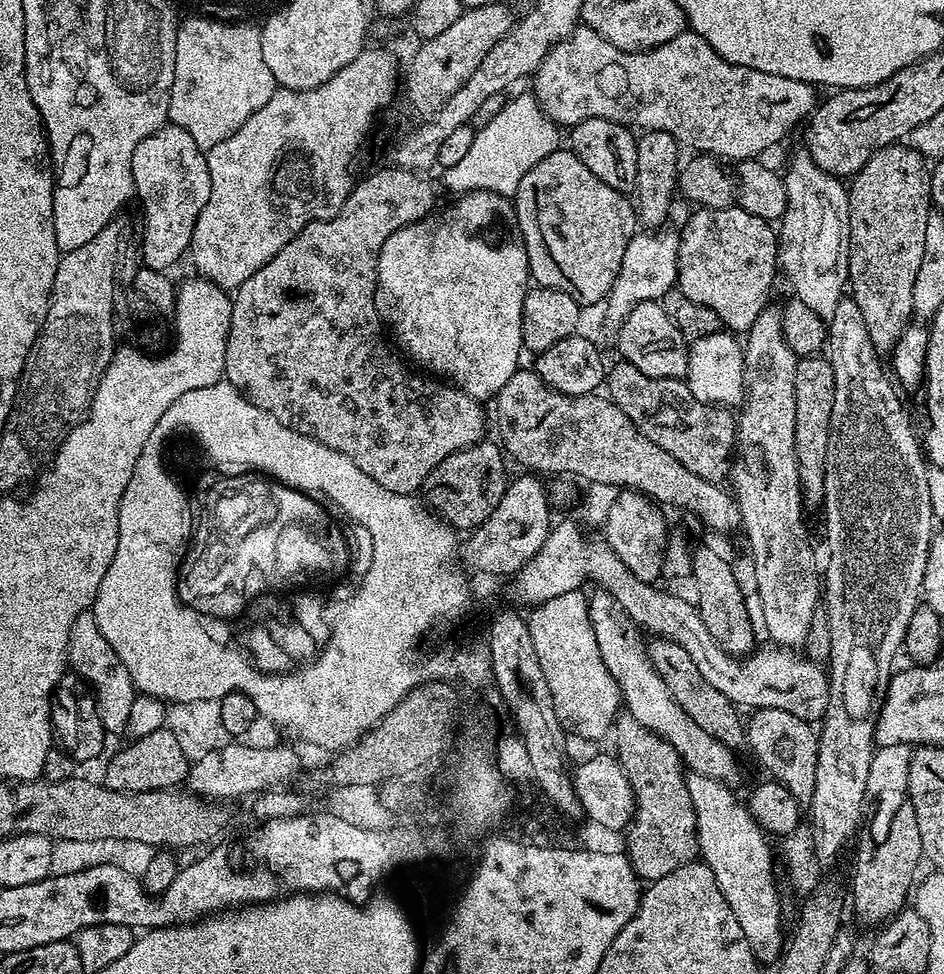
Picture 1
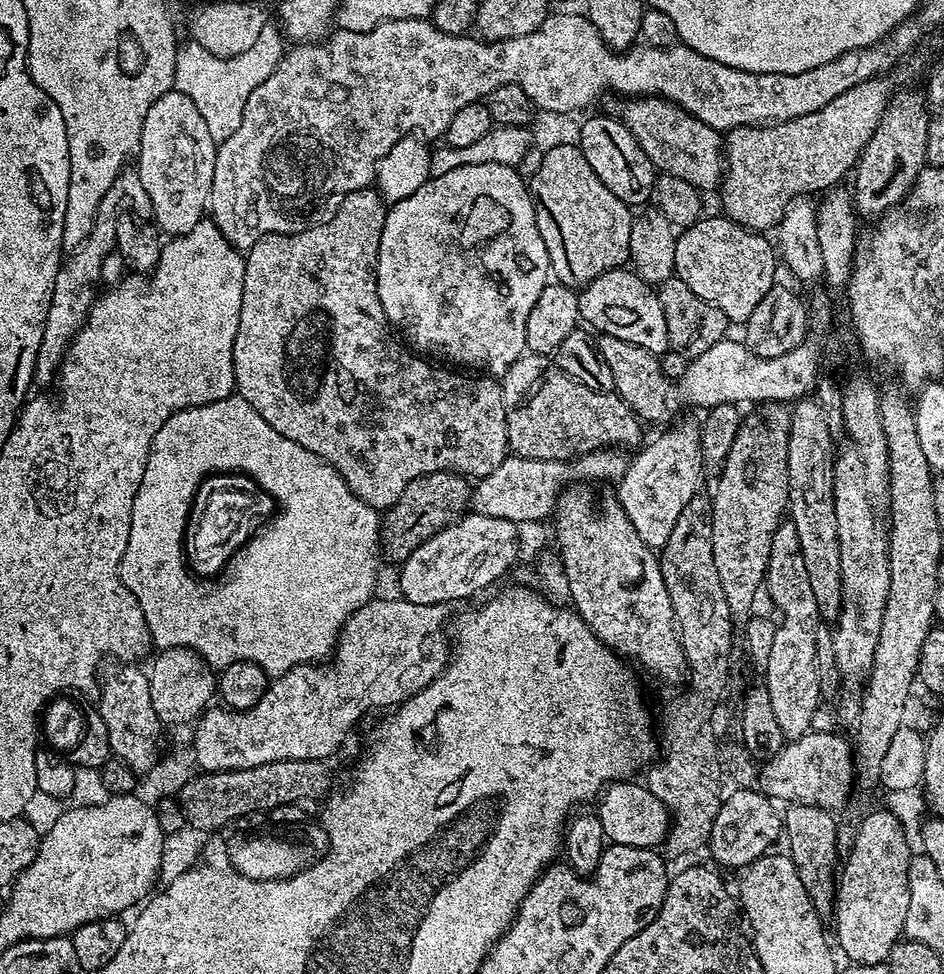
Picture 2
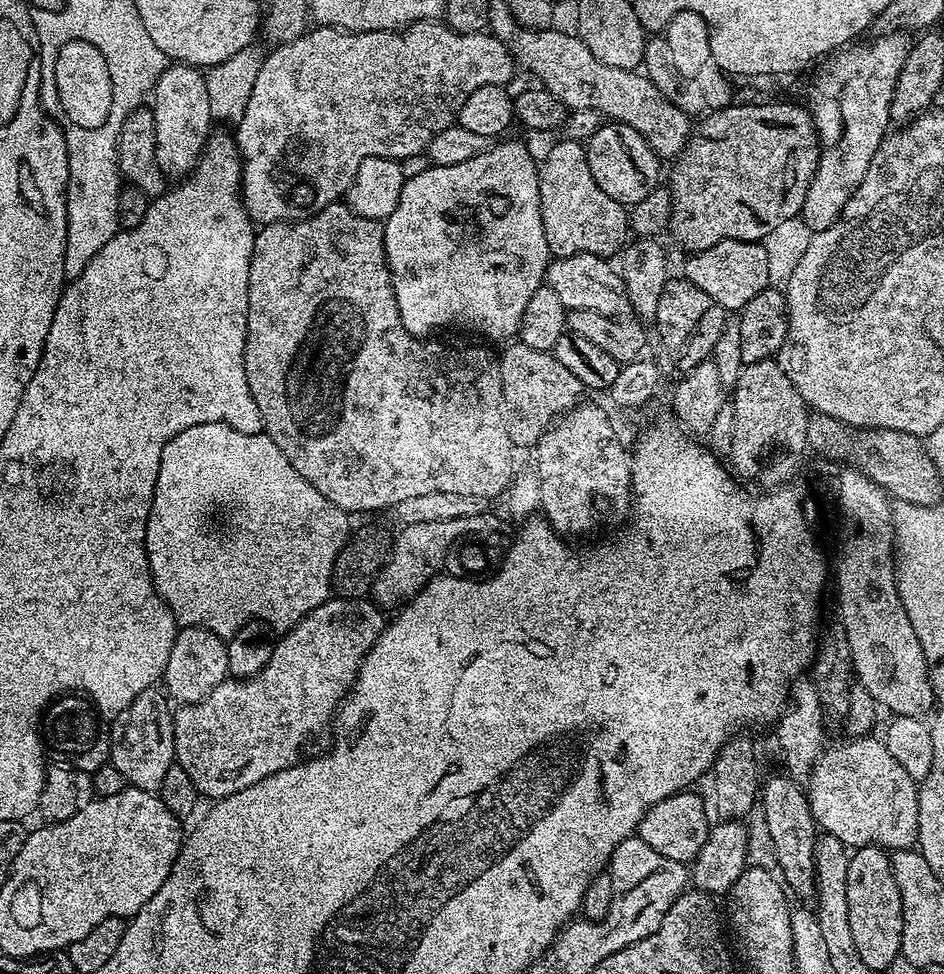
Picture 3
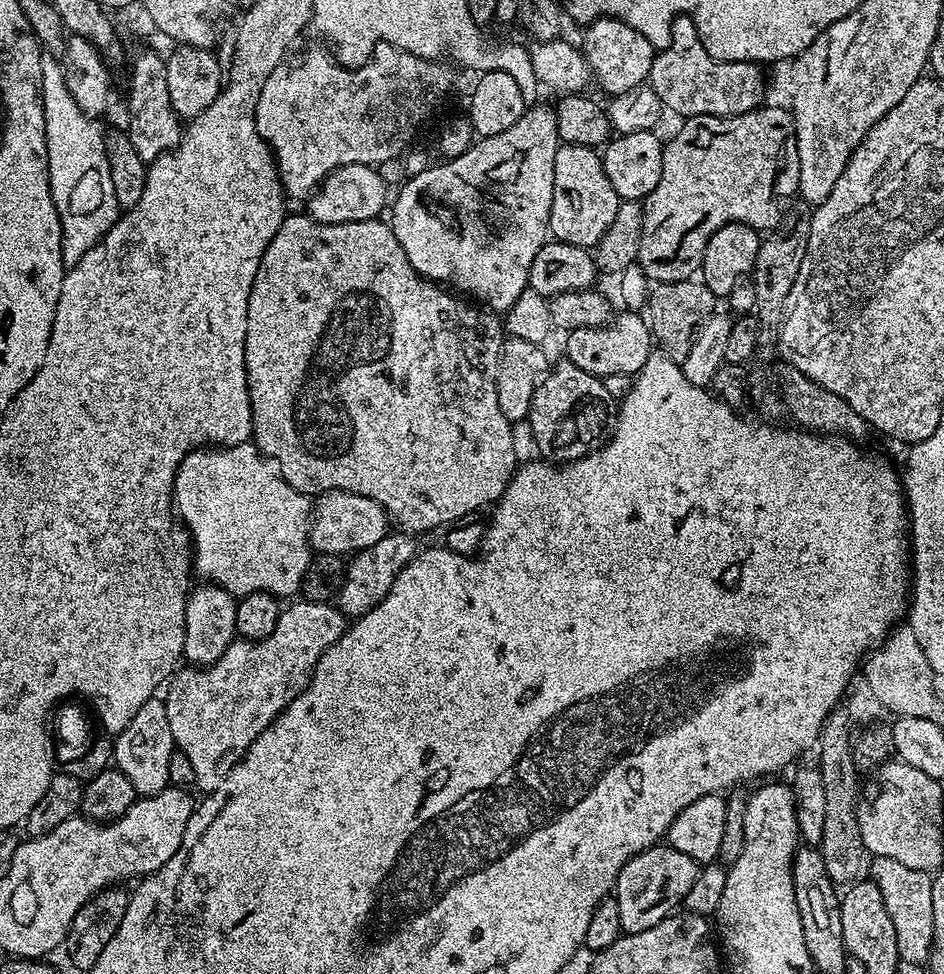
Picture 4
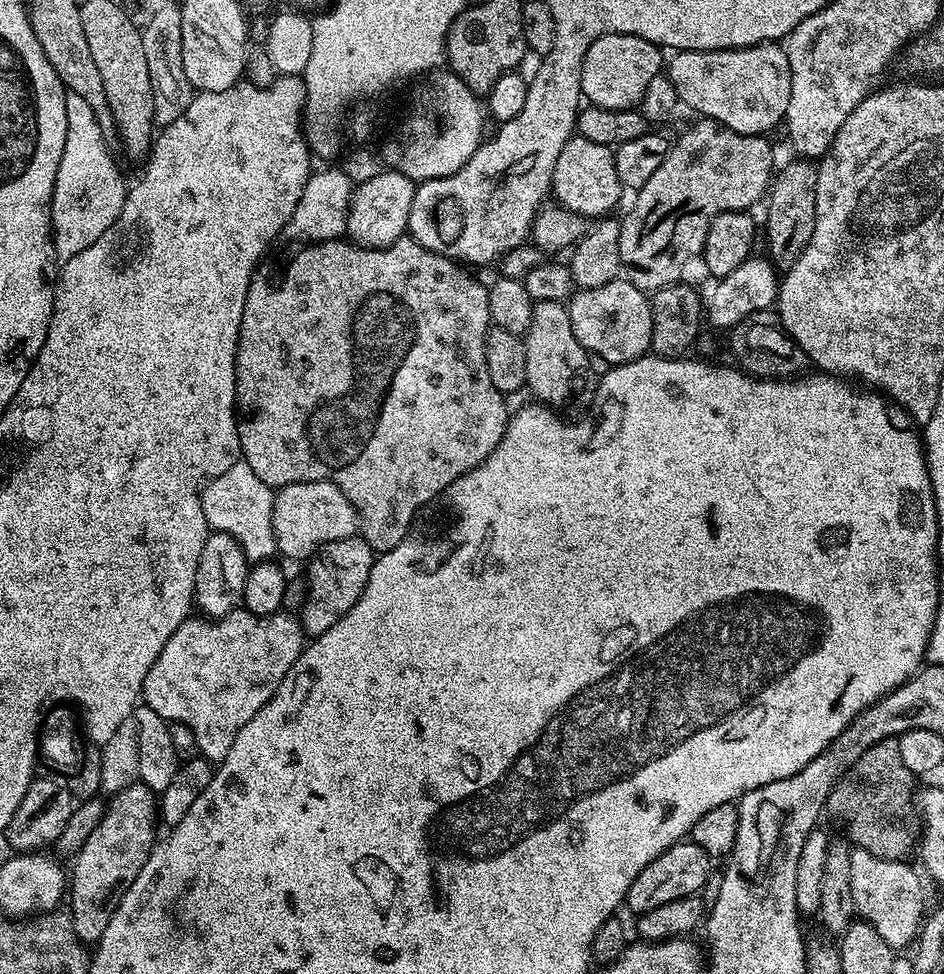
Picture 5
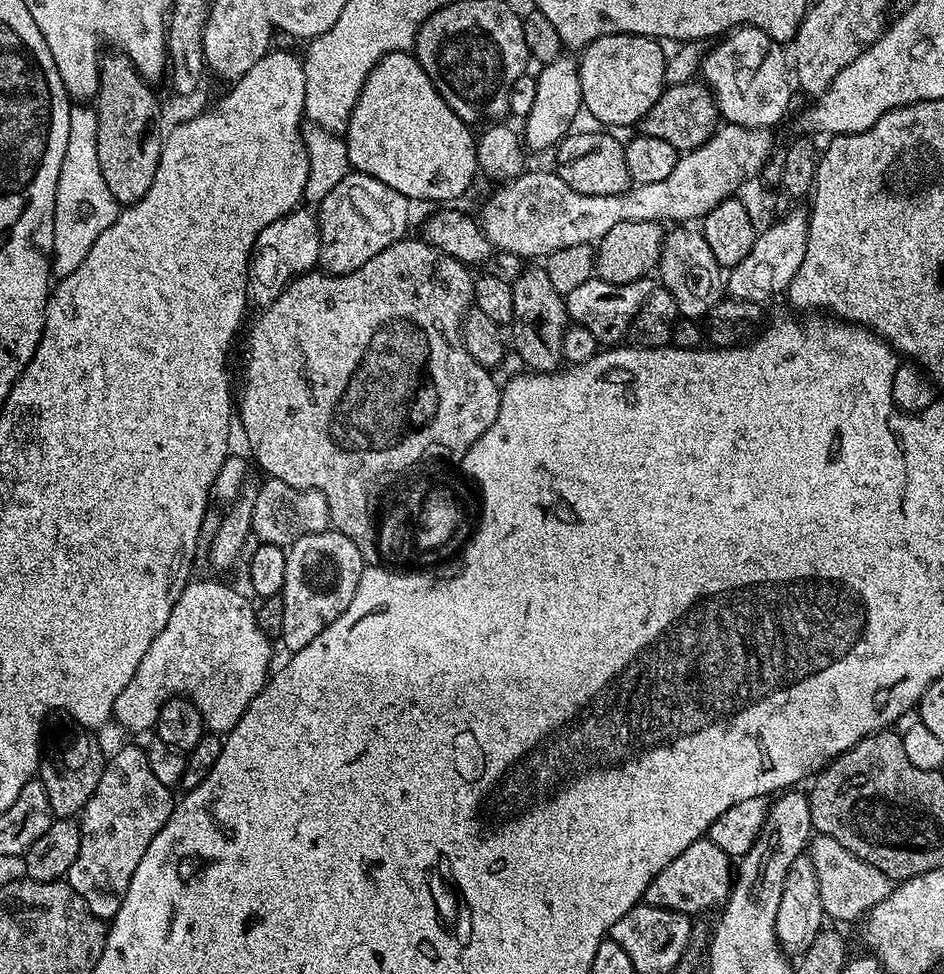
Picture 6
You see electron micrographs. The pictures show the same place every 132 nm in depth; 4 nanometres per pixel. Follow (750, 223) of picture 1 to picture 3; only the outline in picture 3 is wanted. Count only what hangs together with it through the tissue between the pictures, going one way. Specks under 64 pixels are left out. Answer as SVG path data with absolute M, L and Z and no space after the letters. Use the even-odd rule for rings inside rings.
M723 240L706 250L689 255L688 261L684 264L683 279L689 280L698 290L710 294L714 302L718 302L726 310L741 310L755 295L758 295L764 288L769 287L767 275L769 273L769 259L763 243L754 240Z

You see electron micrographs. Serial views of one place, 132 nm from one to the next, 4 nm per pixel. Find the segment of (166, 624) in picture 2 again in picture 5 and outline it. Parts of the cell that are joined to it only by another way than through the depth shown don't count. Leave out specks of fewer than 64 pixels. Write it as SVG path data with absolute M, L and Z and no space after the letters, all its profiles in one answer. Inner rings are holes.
M241 462L230 466L226 474L218 474L218 478L205 483L200 494L202 514L206 514L206 522L212 532L229 532L243 544L249 561L270 560L278 552L274 526L271 524L273 495L274 489L266 486L266 482L262 482L262 478L258 478L248 464Z

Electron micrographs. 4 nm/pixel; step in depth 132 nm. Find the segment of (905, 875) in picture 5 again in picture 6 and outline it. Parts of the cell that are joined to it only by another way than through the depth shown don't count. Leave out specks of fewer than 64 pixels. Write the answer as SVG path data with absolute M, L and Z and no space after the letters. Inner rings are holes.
M813 835L806 854L812 860L814 874L818 874L818 894L822 898L825 917L859 921L892 892L893 881L889 880L885 872L850 854L850 850L846 850L842 842L834 842L834 838Z

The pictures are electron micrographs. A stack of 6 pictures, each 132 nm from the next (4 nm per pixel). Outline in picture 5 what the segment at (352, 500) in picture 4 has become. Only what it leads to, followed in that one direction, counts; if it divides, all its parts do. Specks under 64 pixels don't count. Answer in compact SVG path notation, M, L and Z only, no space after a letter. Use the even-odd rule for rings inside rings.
M328 480L287 484L274 495L271 524L274 526L277 551L294 560L305 561L323 544L353 536L359 529L356 508L342 490Z

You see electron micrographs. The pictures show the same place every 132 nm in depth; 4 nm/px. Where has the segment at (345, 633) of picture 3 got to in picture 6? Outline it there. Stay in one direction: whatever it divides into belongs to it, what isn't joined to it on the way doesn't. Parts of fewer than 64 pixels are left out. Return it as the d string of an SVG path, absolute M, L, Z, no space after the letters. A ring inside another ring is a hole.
M189 580L178 602L174 602L174 610L170 610L170 618L166 618L162 634L150 642L150 650L146 650L142 662L138 662L134 678L130 678L126 690L118 694L112 711L115 723L120 723L132 732L144 732L147 728L149 731L155 725L164 703L177 698L191 700L202 714L205 729L212 734L227 734L238 722L238 718L242 718L250 702L254 702L254 698L268 683L270 669L273 667L273 641L258 626L253 601L248 601L243 591L233 588L220 580Z

